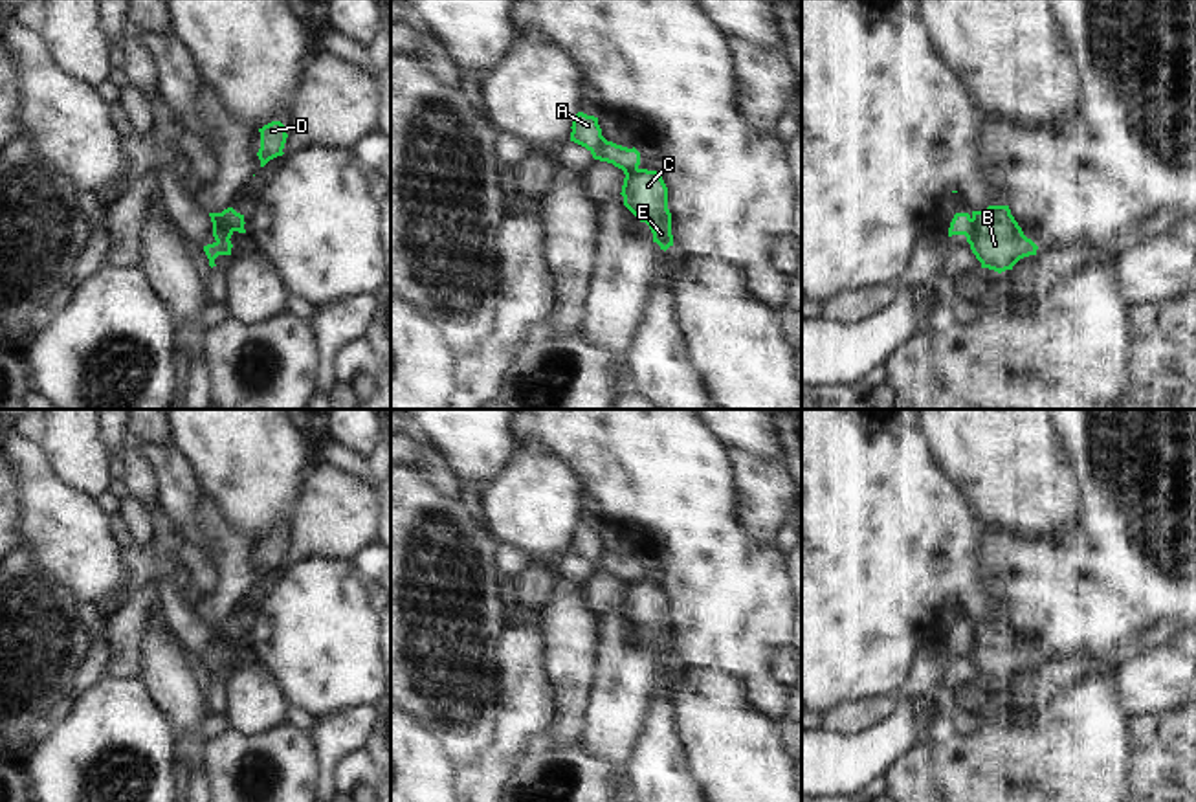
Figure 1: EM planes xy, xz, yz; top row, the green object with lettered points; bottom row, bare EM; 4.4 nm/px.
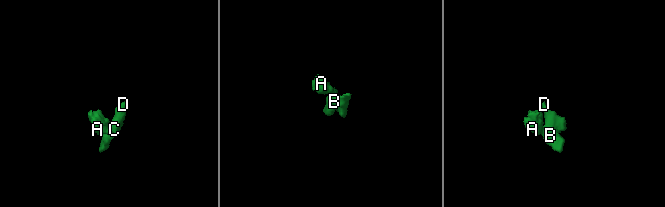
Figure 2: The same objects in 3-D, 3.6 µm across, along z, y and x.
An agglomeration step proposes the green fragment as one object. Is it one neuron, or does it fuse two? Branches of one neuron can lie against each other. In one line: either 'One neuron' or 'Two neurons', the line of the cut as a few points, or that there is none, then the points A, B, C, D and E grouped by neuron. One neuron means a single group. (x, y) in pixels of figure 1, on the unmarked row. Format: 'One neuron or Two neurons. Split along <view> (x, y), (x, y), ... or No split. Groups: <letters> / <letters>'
Two neurons. Split along yz (973, 630), (976, 646), (969, 654). Groups: A / B C D E

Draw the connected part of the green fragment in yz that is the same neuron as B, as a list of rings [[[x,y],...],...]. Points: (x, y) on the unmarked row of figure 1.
[[[989,617],[983,622],[972,622],[972,631],[978,646],[970,653],[970,661],[981,679],[1002,685],[1013,681],[1020,670],[1036,666],[1038,657],[1024,646],[1009,617]]]

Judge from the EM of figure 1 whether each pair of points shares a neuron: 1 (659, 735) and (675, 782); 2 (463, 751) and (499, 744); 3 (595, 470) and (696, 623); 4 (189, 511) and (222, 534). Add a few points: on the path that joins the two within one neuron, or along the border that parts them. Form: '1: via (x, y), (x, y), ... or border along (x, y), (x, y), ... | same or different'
1: via (659, 746), (659, 766), (664, 771) | same
2: border along (499, 707), (490, 742), (461, 768) | different
3: via (633, 503), (696, 566), (696, 584) | same
4: border along (200, 494), (200, 527), (206, 533), (206, 549) | different

